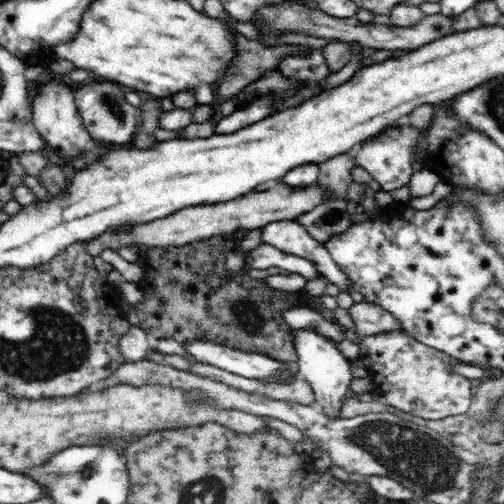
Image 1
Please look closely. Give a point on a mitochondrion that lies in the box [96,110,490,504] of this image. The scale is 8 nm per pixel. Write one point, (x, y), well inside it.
(438, 469)

